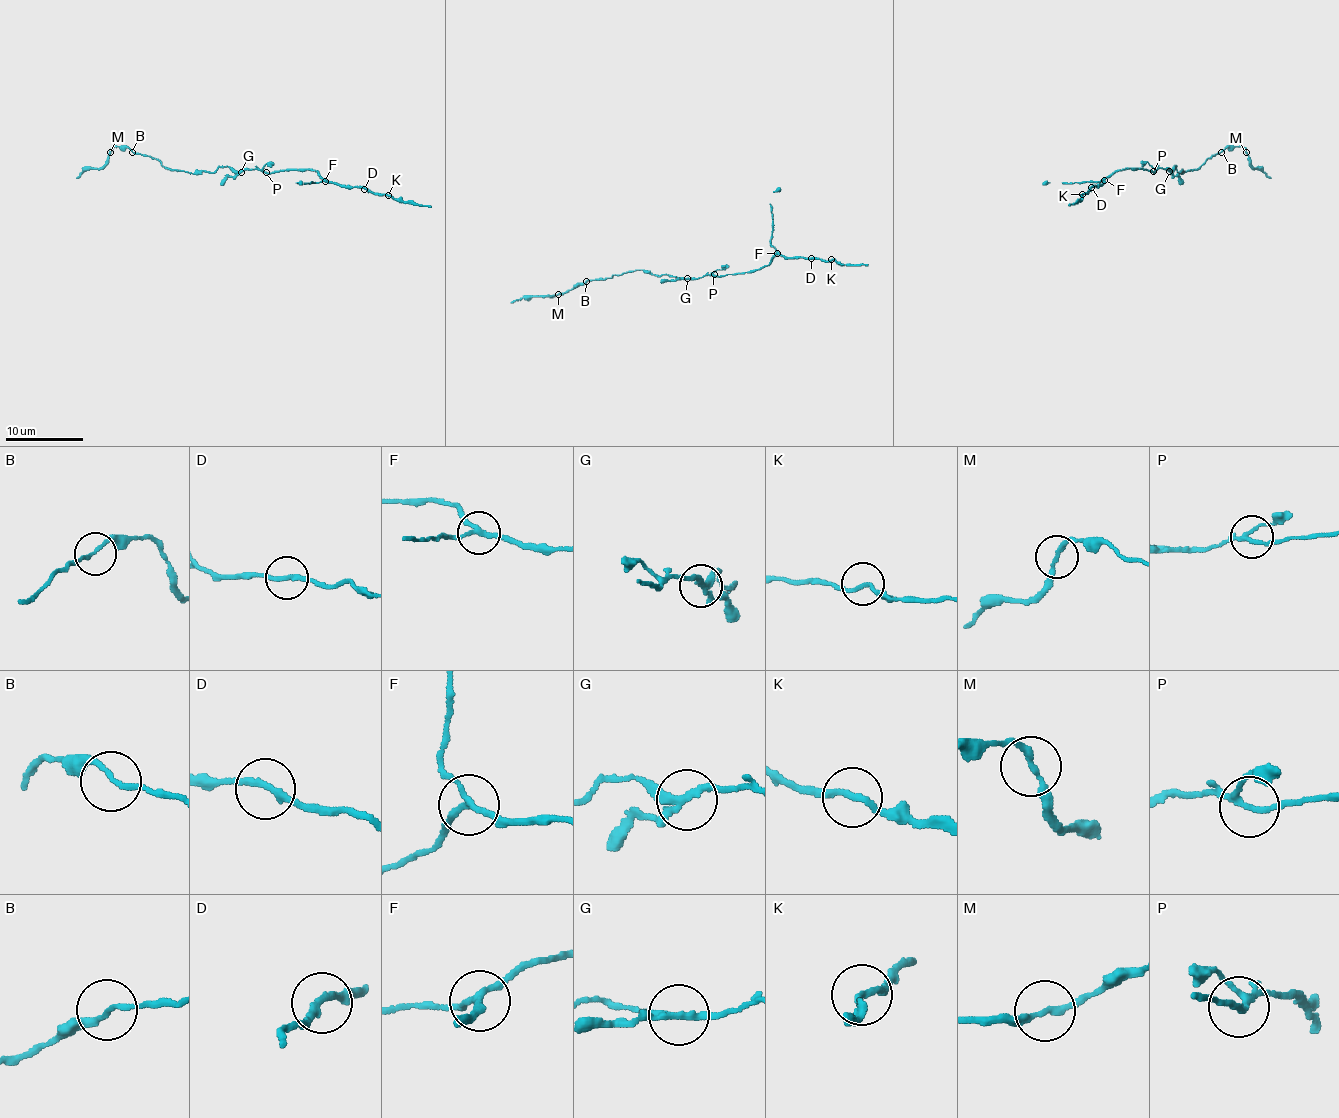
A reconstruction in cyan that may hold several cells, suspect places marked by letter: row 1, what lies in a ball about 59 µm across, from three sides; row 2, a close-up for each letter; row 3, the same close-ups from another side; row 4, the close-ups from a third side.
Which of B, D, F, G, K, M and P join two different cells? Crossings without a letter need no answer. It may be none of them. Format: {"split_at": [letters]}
{"split_at": ["G", "M"]}

